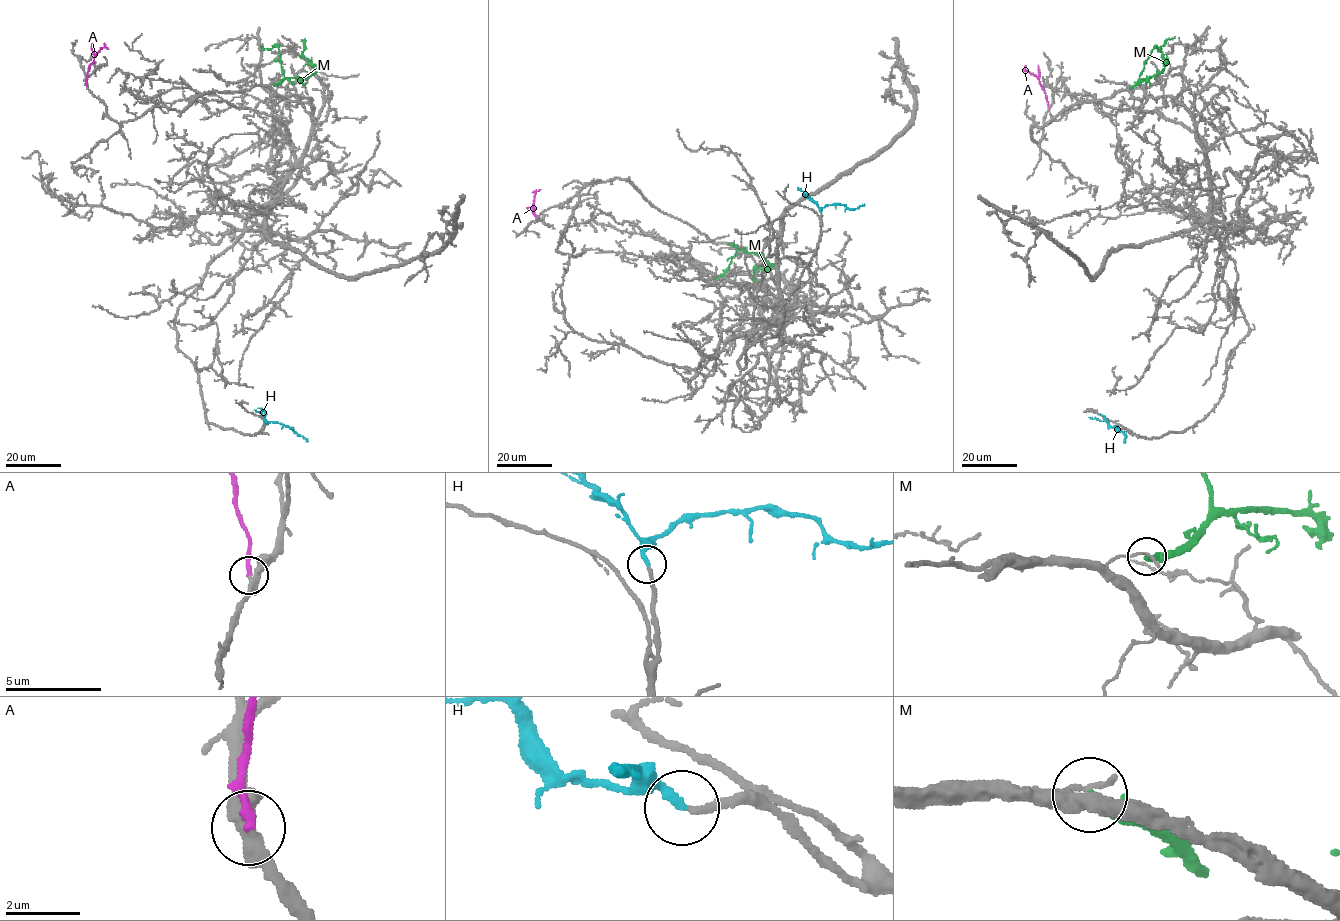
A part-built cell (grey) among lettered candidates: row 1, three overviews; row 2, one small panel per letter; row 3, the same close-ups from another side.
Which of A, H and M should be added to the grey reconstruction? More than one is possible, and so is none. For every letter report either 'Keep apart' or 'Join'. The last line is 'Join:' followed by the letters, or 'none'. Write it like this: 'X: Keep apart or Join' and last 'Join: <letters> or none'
A: Join
H: Join
M: Keep apart
Join: A, H

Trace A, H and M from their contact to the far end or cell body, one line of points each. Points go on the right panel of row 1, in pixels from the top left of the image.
A: (1048, 108), (1046, 95), (1037, 77), (1025, 70)
H: (1118, 429), (1124, 434), (1124, 443)
M: (1130, 87), (1162, 71), (1166, 62), (1160, 48), (1174, 37)

